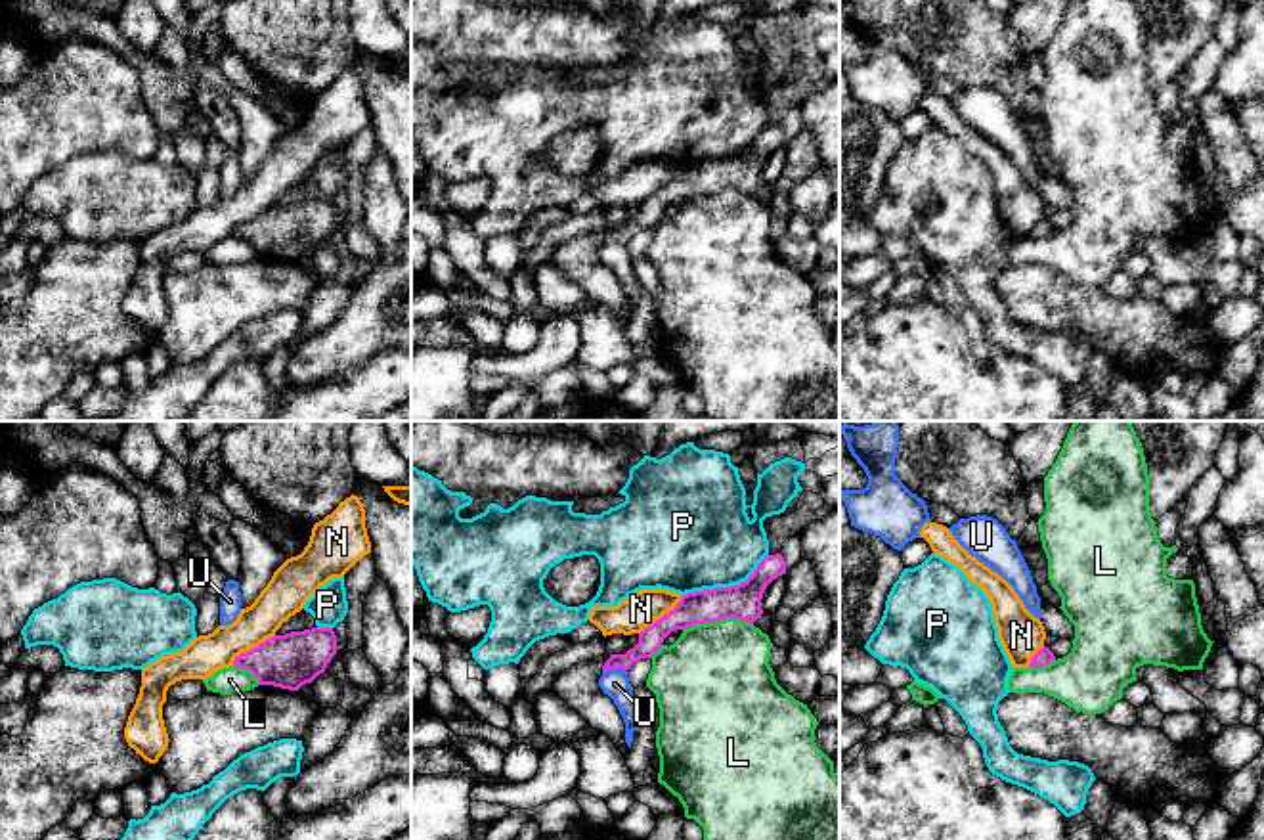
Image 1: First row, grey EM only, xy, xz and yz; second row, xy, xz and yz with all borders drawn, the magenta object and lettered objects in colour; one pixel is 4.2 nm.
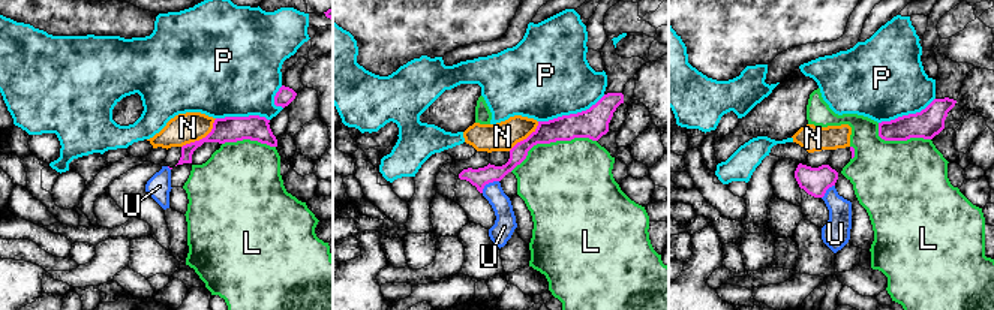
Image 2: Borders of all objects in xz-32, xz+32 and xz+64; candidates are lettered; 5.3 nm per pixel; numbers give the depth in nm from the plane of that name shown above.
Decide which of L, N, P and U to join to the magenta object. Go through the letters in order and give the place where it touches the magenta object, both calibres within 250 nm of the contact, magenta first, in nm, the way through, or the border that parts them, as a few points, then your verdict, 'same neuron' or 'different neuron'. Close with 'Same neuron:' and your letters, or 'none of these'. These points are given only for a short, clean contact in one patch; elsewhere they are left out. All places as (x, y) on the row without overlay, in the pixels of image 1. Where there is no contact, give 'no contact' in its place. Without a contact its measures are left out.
L: meets magenta in xz at (718, 192); 150 nm thick on the magenta side, 480 nm on the other; different neuron
N: meets magenta in xy at (251, 221); 220 nm thick on the magenta side, 170 nm on the other; border along xy (274, 205), (243, 222), (232, 236); different neuron
P: meets magenta in xz at (727, 159); 150 nm thick on the magenta side, 460 nm on the other; different neuron
U: meets magenta in xz at (614, 240); 100 nm thick on the magenta side, 120 nm on the other; different neuron
Same neuron: none of these

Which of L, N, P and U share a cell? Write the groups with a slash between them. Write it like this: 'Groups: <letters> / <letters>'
Groups: L / N / P / U

